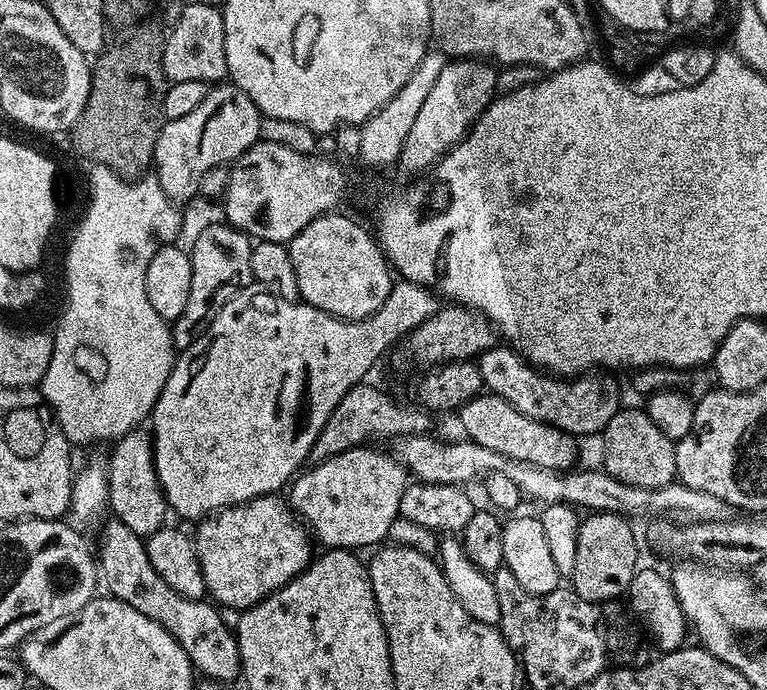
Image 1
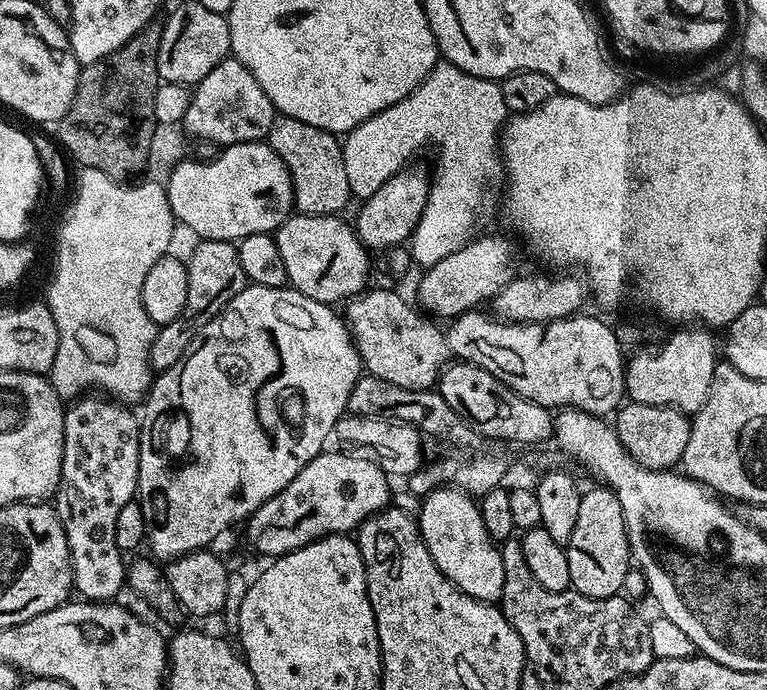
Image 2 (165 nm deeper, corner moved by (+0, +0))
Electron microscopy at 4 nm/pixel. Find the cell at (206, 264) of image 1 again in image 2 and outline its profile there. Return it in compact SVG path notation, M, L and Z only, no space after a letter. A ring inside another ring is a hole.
M201 239L199 246L194 250L193 257L187 262L188 289L186 290L186 306L174 322L163 325L157 331L154 342L150 346L148 355L149 365L157 373L165 372L174 362L182 358L182 354L190 346L190 342L225 308L232 299L246 286L244 271L238 262L236 244L231 240Z

